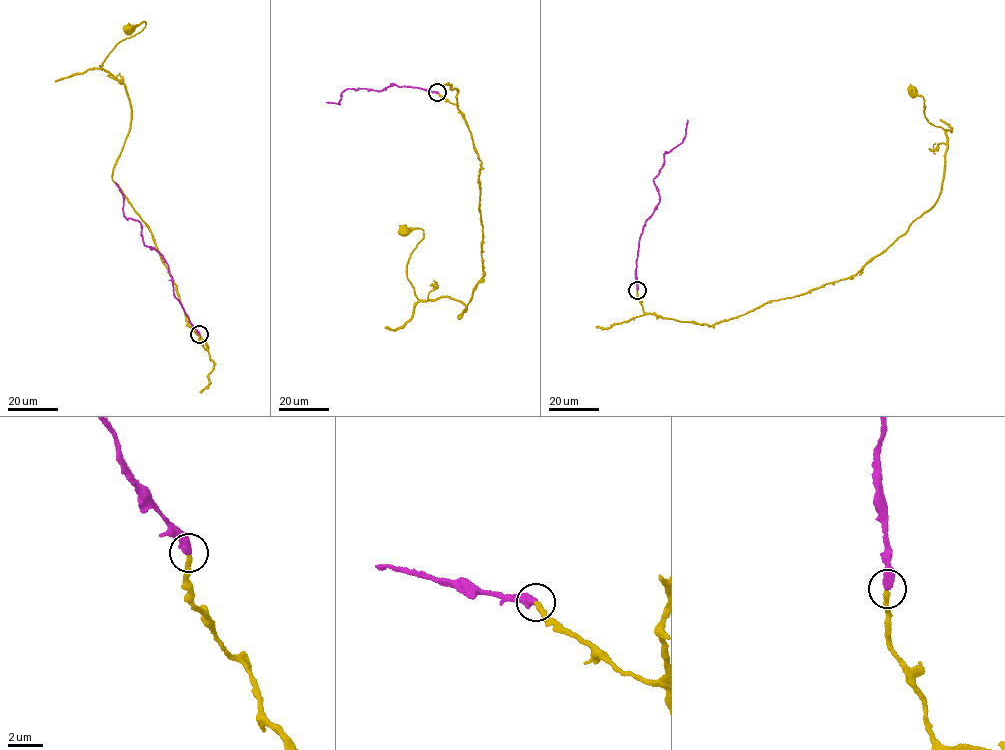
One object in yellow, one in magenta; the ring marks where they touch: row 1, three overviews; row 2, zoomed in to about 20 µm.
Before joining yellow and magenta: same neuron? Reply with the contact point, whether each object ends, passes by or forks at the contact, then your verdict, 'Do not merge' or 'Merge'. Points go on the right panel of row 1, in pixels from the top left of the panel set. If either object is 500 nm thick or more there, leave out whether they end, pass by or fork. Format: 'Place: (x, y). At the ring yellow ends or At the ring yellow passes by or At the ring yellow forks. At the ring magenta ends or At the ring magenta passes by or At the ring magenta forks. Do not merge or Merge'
Place: (637, 290). Merge

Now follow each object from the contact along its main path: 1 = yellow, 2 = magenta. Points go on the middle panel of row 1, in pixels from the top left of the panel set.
1: (437, 92), (481, 163), (483, 276), (462, 317), (459, 300), (418, 299), (406, 268), (423, 231), (402, 231)
2: (437, 92), (393, 83), (377, 91), (346, 90), (339, 103), (326, 102)

